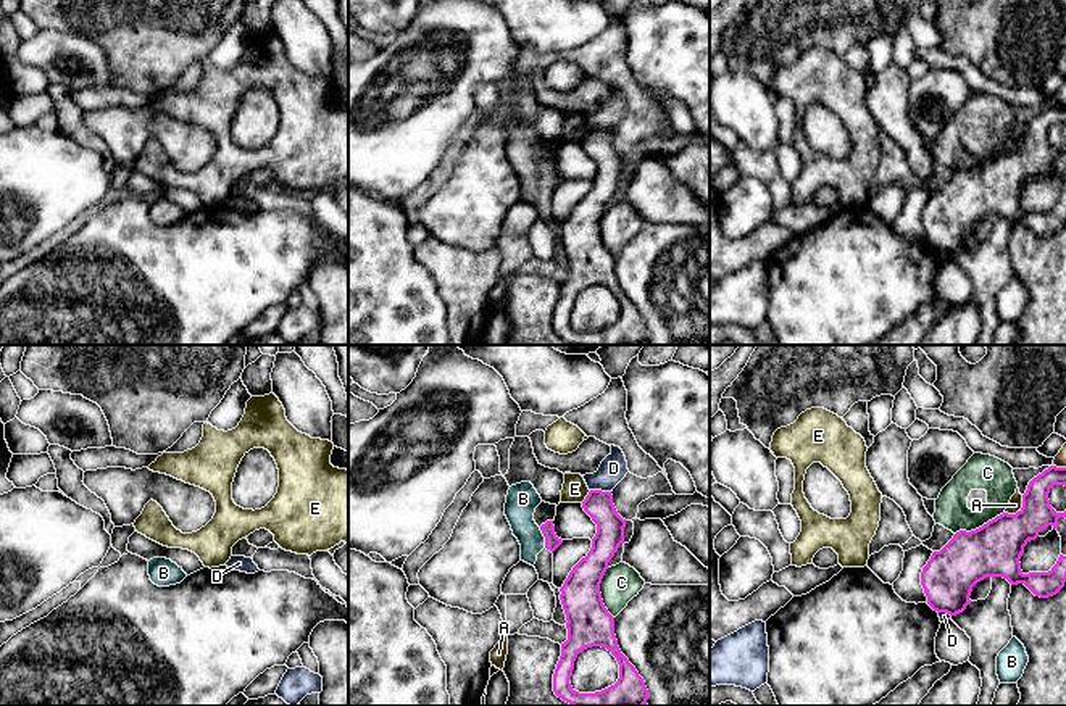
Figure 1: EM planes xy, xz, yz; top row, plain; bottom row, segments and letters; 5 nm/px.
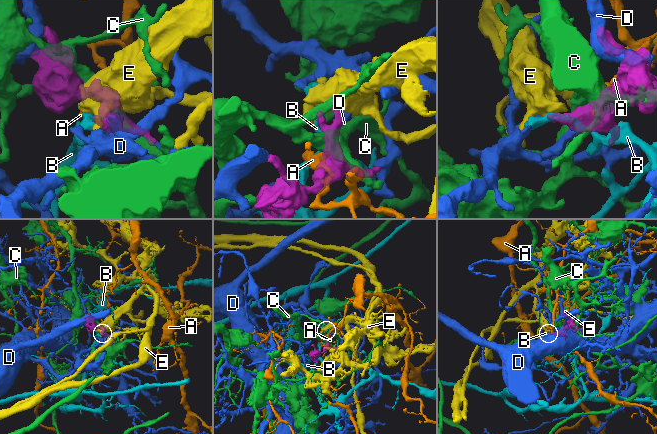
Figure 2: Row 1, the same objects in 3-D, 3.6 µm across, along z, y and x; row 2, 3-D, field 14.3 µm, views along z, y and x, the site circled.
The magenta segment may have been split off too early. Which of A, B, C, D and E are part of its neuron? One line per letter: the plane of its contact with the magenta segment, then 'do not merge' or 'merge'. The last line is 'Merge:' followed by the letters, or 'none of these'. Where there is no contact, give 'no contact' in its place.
A: yz | do not merge
B: xz | do not merge
C: xz | do not merge
D: xz | do not merge
E: xz | do not merge
Merge: none of these

